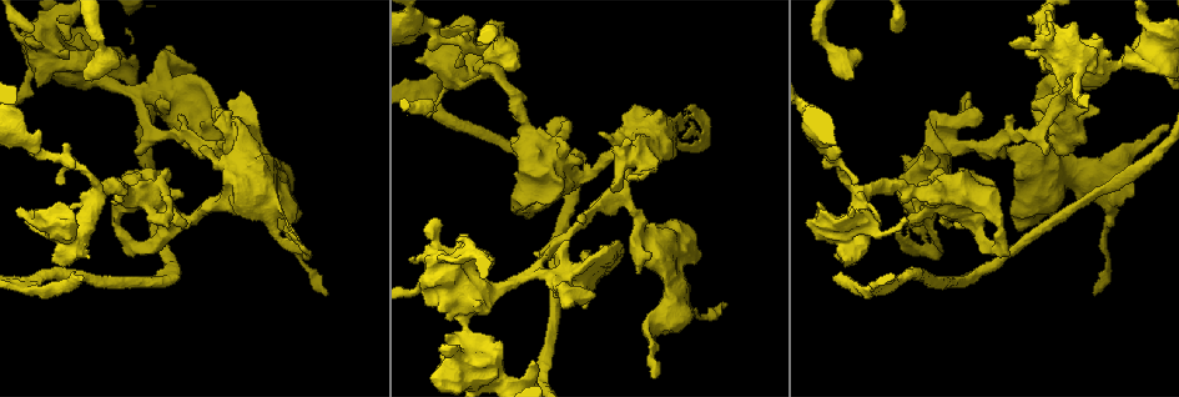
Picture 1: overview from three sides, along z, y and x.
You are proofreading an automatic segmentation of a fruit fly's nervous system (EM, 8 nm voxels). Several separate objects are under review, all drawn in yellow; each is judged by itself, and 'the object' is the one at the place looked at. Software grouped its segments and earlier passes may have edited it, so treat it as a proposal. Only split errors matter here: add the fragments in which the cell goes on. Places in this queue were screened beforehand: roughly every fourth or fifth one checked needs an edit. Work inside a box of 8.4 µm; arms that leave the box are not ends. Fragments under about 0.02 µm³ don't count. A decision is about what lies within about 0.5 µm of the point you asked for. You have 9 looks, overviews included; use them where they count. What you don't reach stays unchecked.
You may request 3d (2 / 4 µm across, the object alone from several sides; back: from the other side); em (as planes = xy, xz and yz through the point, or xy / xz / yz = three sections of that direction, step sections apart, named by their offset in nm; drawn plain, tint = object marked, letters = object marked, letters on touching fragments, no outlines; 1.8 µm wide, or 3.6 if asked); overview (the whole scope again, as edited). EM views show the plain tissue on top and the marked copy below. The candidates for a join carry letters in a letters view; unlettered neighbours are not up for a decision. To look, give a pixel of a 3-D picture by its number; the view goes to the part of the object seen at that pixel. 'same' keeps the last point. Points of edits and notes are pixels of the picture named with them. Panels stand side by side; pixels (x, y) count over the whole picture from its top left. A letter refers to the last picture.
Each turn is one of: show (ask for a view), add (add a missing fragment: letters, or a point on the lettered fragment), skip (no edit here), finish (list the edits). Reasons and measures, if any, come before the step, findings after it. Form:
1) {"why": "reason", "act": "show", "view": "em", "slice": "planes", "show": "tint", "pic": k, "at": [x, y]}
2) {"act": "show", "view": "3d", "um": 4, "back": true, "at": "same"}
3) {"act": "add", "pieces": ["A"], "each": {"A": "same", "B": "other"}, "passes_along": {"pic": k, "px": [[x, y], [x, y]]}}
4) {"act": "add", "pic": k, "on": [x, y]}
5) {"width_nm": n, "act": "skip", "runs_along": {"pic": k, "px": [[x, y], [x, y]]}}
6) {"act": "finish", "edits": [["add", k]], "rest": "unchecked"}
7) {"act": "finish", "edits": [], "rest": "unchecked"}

{"why": "stops while still wide", "act": "show", "view": "3d", "um": 2, "pic": 1, "at": [1130, 197]}

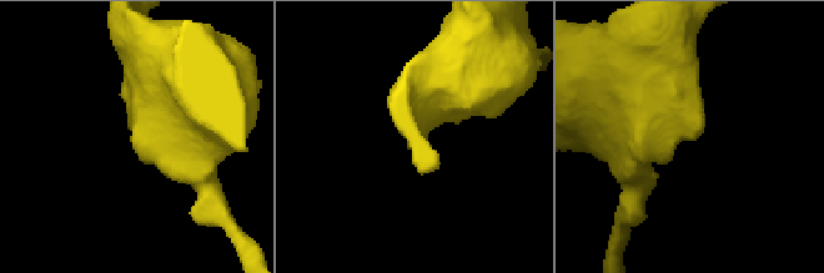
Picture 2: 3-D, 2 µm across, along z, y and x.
{"act": "show", "view": "em", "slice": "yz", "step": 8, "show": "letters", "pic": 2, "at": [695, 133]}

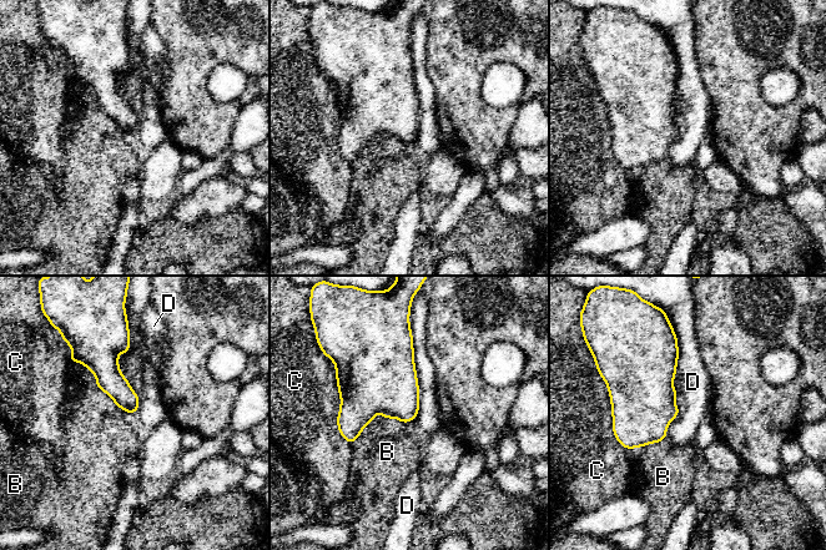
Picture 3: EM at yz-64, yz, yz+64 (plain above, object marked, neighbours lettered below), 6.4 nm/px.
{"act": "skip", "each": {"B": "other", "C": "other", "D": "other"}, "found": "no lettered fragment goes on from it"}

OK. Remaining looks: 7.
{"why": "thin neck", "act": "show", "view": "3d", "um": 2, "pic": 1, "at": [842, 168]}

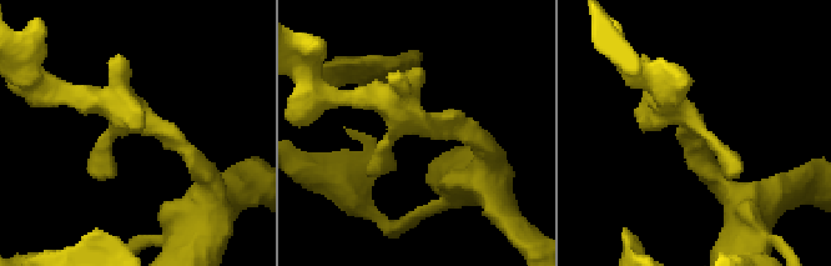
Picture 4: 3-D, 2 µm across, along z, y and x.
{"arm_widths_nm": [190, 240], "why": "now the EM", "act": "show", "view": "em", "slice": "planes", "show": "letters", "pic": 4, "at": [699, 134]}

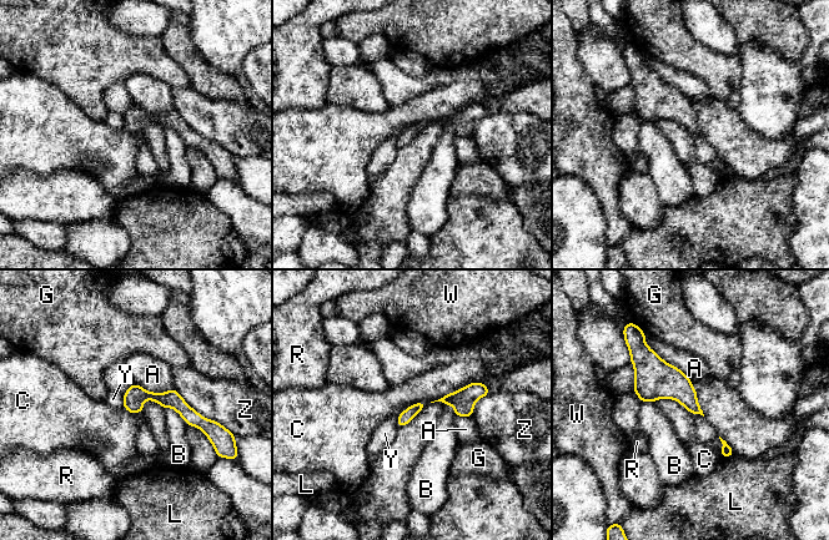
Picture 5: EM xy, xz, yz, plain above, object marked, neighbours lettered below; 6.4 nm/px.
{"width_nm": 80, "act": "skip", "each": {"A": "other", "B": "other", "C": "other", "G": "other", "L": "other", "R": "other", "W": "other", "Y": "other", "Z": "other"}, "runs_along": {"pic": 5, "px": [[126, 397], [174, 399], [206, 423]]}, "found": "none of them fits"}

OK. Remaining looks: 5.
{"why": "free end", "act": "show", "view": "3d", "um": 4, "pic": 1, "at": [182, 229]}

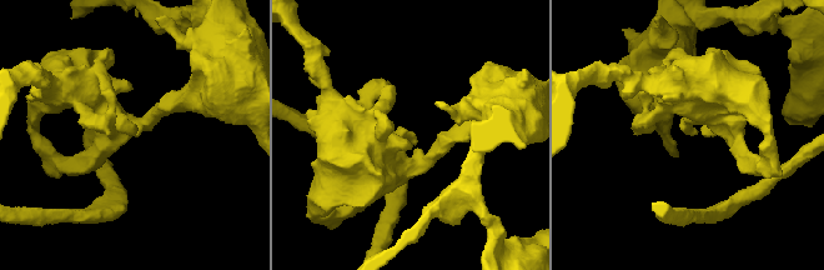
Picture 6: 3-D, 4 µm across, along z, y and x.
{"act": "show", "view": "em", "slice": "planes", "show": "letters", "pic": 6, "at": [407, 139]}

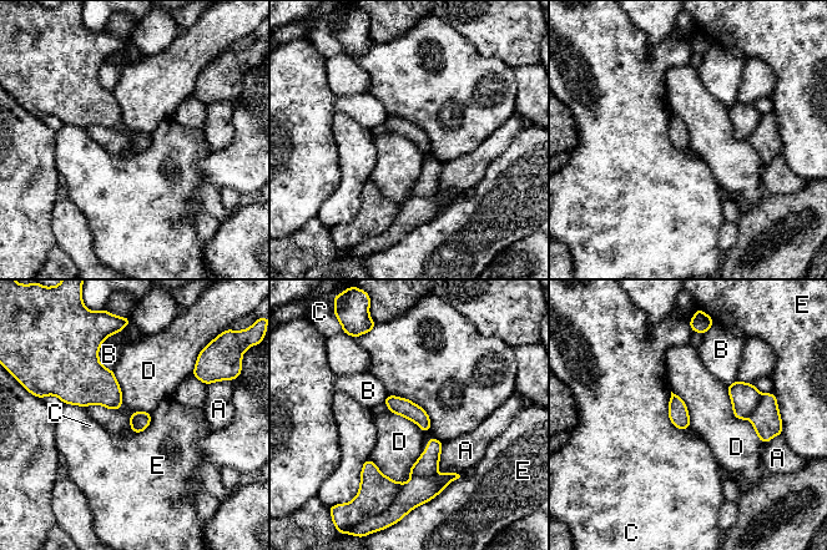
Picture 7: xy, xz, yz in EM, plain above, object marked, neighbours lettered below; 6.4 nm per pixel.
{"width_nm": 120, "act": "skip", "each": {"A": "other", "B": "other", "C": "other", "D": "other", "E": "other"}, "border": {"pic": 7, "px": [[429, 438], [407, 482], [368, 459]]}, "found": "no lettered fragment goes on from it"}

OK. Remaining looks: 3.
{"act": "show", "view": "em", "slice": "planes", "show": "letters", "pic": 1, "at": [91, 50]}

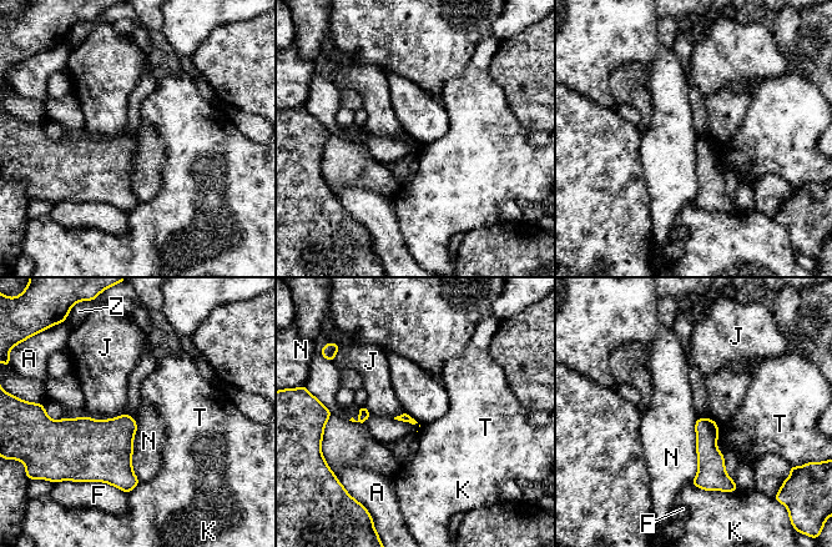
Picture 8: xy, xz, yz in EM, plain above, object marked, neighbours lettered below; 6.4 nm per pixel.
{"act": "skip", "each": {"A": "other", "F": "other", "J": "other", "K": "other", "N": "other", "T": "other", "Z": "other"}, "border": {"pic": 8, "px": [[131, 416], [132, 472], [140, 482]]}, "found": "no lettered fragment goes on from it"}

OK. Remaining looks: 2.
{"act": "finish", "edits": [], "rest": "unchecked"}

